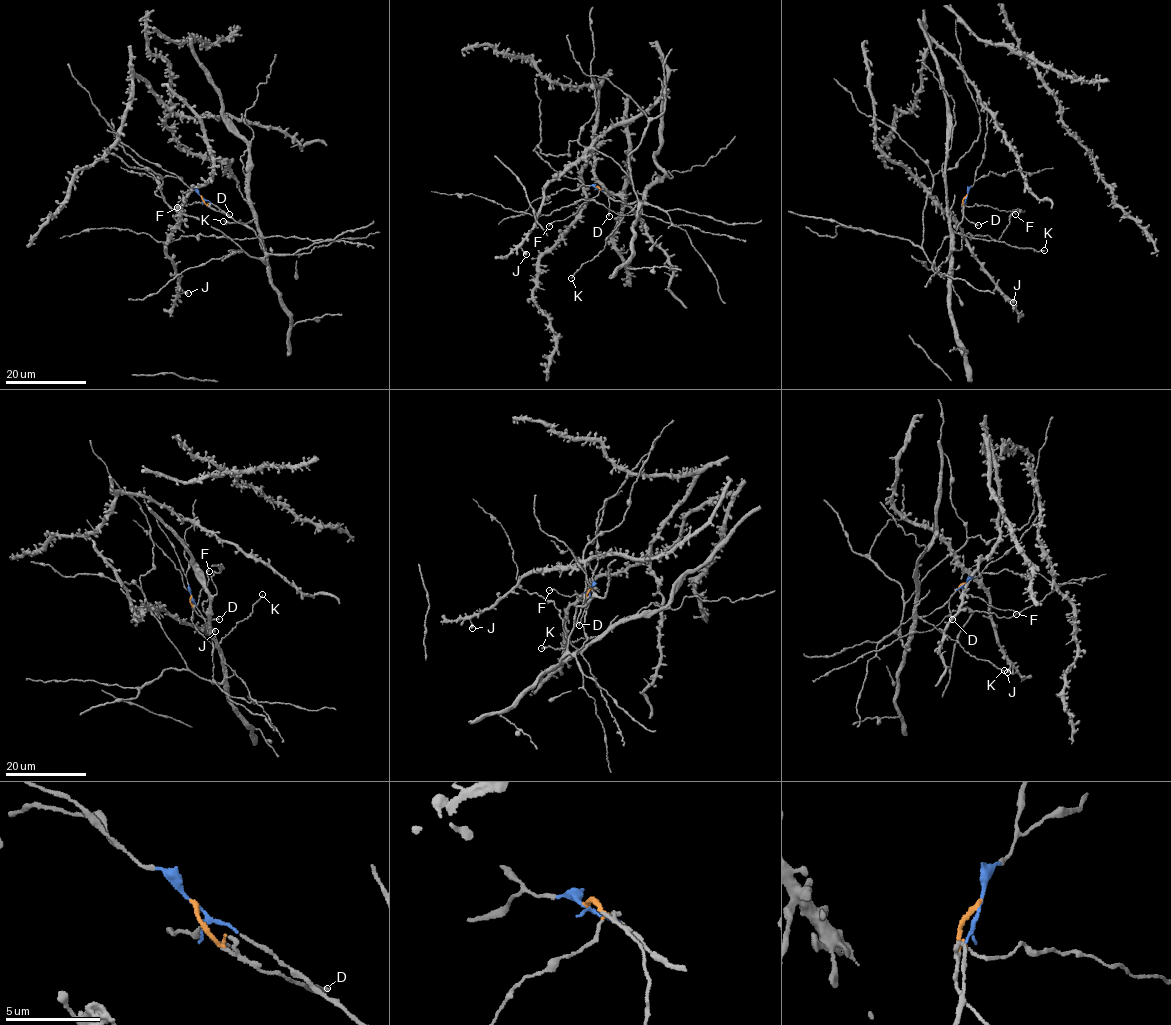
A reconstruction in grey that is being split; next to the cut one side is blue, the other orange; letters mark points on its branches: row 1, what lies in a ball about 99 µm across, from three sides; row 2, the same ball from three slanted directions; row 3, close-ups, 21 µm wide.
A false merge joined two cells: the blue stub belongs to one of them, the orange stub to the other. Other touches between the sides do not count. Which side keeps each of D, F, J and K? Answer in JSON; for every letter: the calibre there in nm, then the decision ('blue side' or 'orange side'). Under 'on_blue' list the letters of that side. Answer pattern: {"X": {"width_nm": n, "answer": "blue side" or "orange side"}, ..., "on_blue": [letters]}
{"D": {"width_nm": 180, "answer": "orange side"}, "F": {"width_nm": 170, "answer": "orange side"}, "J": {"width_nm": 480, "answer": "blue side"}, "K": {"width_nm": 190, "answer": "blue side"}, "on_blue": ["J", "K"]}

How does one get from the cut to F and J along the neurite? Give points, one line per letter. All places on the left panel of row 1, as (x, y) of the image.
F: (201, 196), (208, 205), (202, 201), (177, 207)
J: (201, 196), (252, 228), (265, 255), (254, 258), (207, 224), (182, 214), (166, 252), (180, 294), (188, 293)

